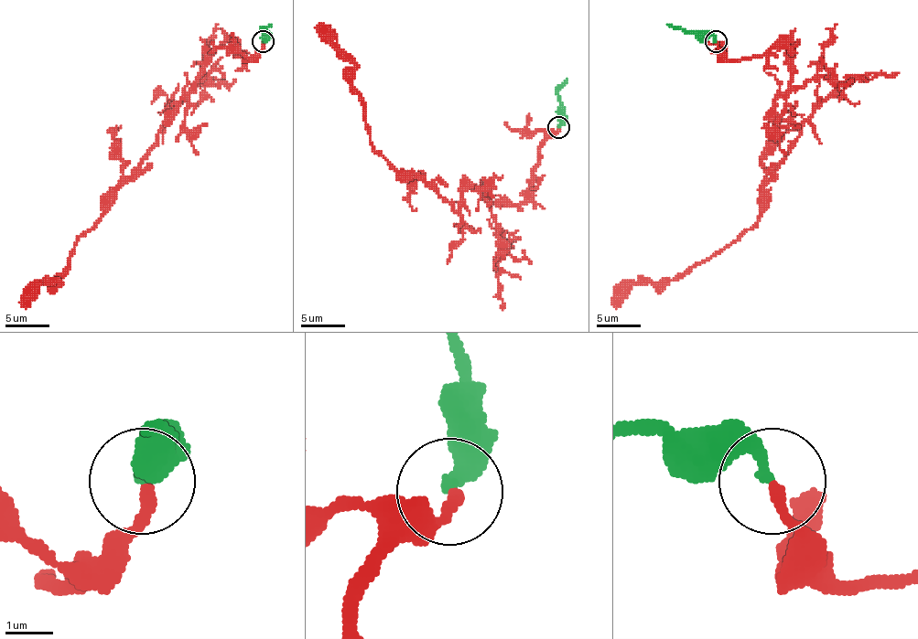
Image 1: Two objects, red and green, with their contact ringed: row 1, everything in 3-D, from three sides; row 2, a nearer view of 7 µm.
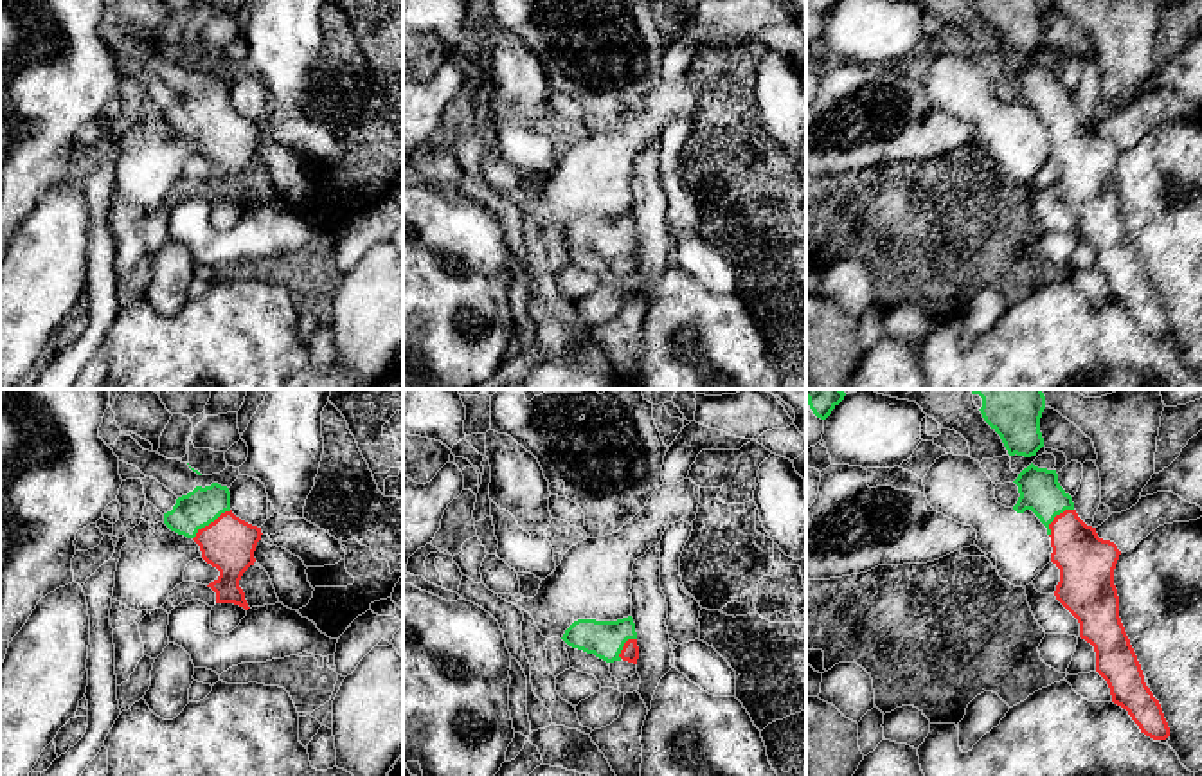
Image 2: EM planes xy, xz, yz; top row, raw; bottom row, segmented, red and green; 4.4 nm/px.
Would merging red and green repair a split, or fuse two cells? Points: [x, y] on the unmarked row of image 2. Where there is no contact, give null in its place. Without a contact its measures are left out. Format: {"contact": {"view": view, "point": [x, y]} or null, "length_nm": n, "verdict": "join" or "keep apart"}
{"contact": {"view": "xy", "point": [211, 119]}, "length_nm": 220, "verdict": "join"}

